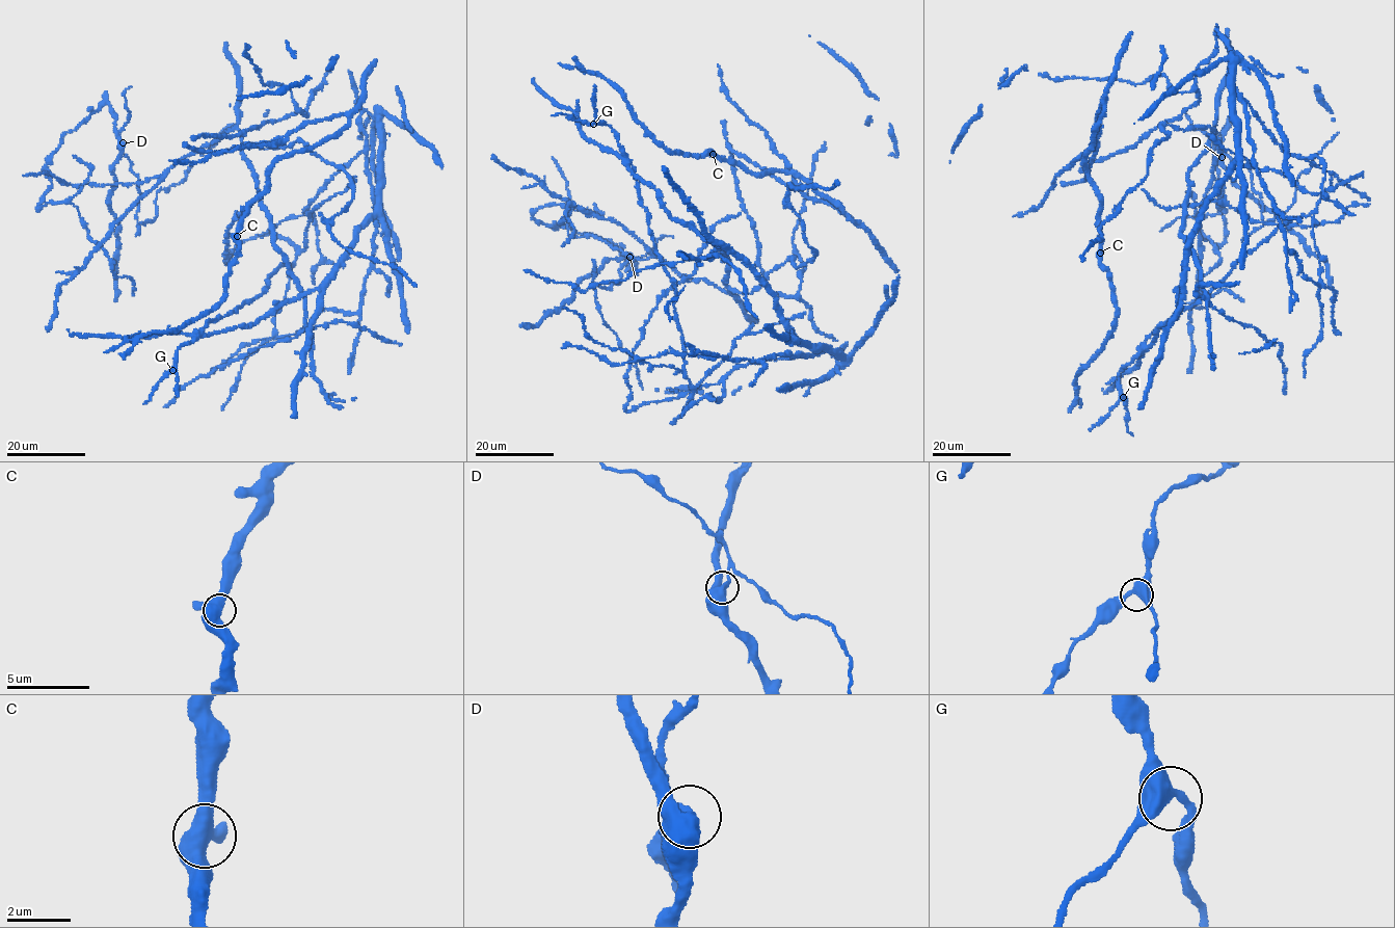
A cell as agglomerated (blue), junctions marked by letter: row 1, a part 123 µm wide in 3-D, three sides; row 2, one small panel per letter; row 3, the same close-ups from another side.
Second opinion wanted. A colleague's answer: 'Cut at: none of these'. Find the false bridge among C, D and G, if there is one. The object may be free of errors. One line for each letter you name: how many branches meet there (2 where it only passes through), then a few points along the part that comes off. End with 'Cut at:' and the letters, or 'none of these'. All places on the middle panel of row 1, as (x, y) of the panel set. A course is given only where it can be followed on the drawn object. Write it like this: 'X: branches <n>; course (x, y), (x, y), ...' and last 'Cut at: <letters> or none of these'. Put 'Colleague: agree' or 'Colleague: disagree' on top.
Colleague: disagree
D: branches 3; course (629, 257), (619, 270), (617, 284), (609, 289), (595, 284), (593, 287), (604, 323), (634, 359), (642, 389)
Cut at: D

